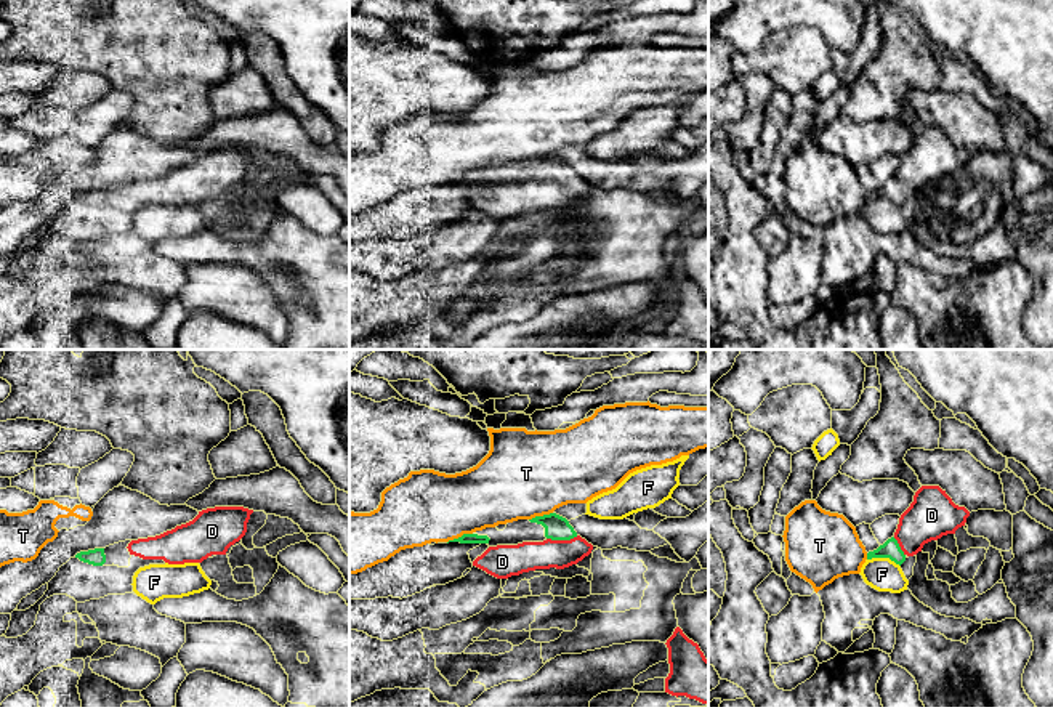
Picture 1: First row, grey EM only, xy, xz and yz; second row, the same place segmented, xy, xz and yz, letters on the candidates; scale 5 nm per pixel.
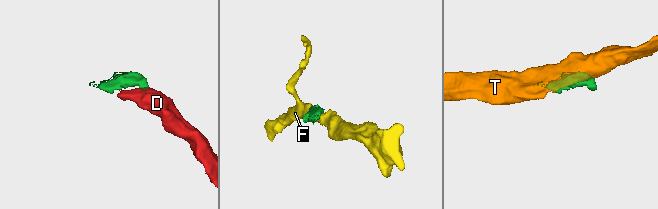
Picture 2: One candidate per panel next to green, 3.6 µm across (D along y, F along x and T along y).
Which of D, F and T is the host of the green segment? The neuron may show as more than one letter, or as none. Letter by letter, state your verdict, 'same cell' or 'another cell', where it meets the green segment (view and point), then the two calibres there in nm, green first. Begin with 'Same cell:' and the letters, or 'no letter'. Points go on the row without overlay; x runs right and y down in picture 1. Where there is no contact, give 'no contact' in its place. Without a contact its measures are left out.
Same cell: D
D: same cell; contact xz (561, 180); calibres 130 and 150 nm
F: another cell; contact yz (883, 197); calibres 90 and 160 nm
T: another cell; contact xz (459, 178); calibres 50 and 360 nm

